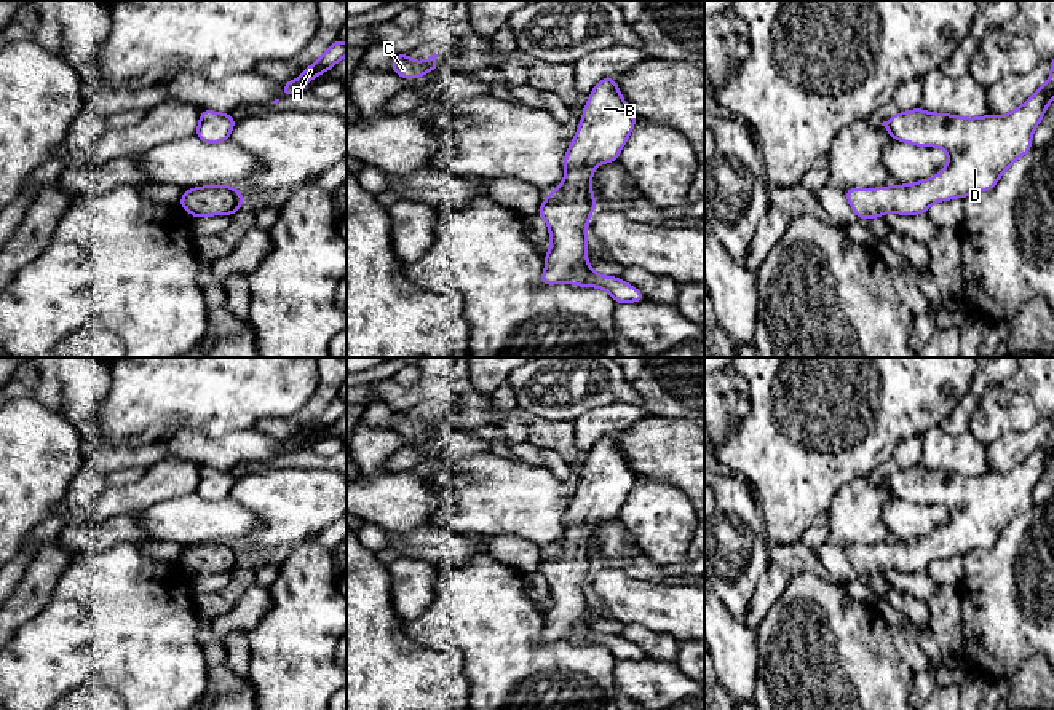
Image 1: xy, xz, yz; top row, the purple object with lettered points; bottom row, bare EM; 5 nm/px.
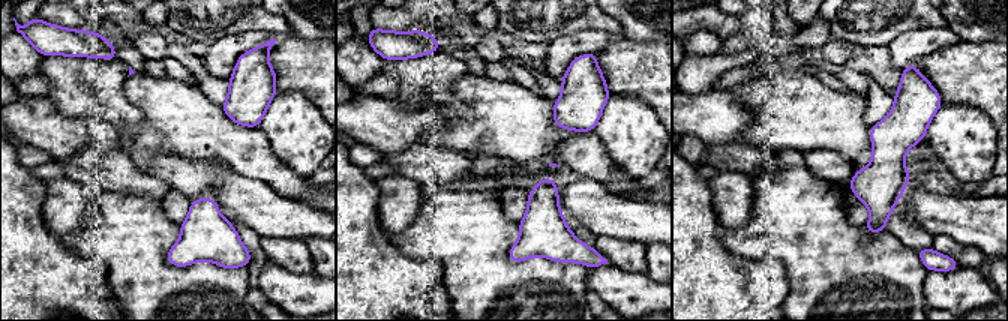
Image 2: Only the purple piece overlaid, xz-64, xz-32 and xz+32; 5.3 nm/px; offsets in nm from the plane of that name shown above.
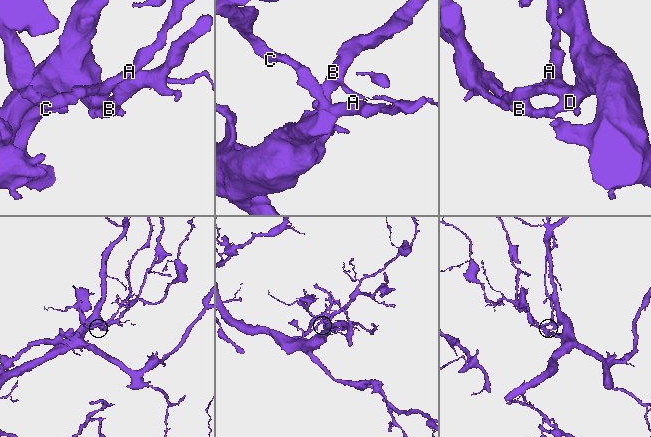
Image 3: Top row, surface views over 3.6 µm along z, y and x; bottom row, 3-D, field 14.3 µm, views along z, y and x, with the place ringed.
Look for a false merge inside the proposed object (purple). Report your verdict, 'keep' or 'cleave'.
keep

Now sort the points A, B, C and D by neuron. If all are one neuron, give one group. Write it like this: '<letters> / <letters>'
A B C D

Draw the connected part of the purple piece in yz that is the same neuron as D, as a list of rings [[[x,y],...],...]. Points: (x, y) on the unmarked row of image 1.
[[[1054,415],[1049,437],[1008,472],[961,475],[921,466],[899,469],[878,482],[893,498],[944,506],[947,523],[936,534],[910,542],[846,546],[843,550],[858,576],[875,576],[893,568],[899,573],[925,571],[934,560],[990,549],[1001,531],[1032,507],[1033,488],[1052,456]]]

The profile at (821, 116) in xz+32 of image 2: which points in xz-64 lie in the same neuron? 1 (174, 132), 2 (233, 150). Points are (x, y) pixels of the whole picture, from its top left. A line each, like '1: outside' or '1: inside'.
1: inside
2: inside

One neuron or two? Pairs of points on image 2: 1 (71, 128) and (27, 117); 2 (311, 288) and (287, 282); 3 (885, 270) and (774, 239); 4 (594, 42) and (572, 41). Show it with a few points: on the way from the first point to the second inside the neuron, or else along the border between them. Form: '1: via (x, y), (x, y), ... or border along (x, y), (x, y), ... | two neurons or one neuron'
1: via (60, 128), (44, 128), (38, 123) | one neuron
2: via (305, 288), (293, 288) | one neuron
3: via (858, 270), (840, 270), (810, 240), (801, 240) | one neuron
4: via (588, 42), (578, 42) | one neuron

